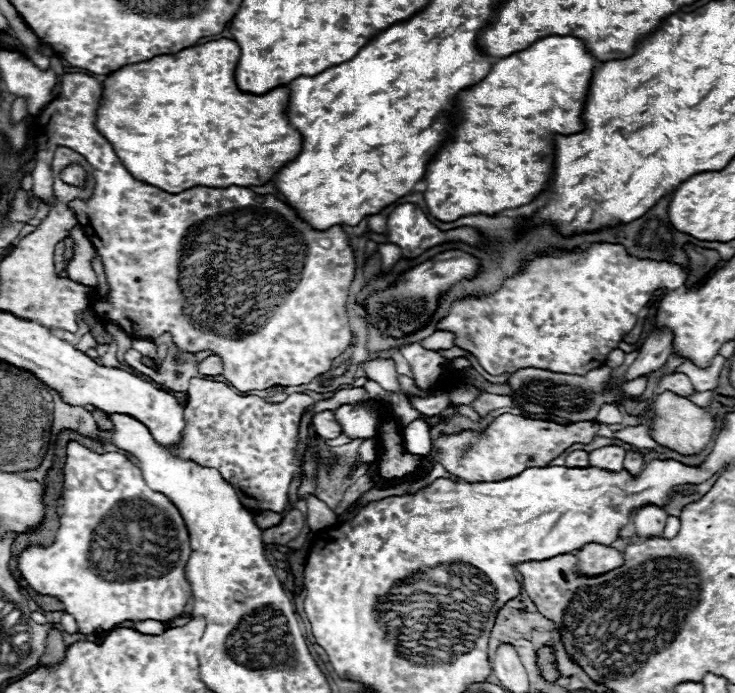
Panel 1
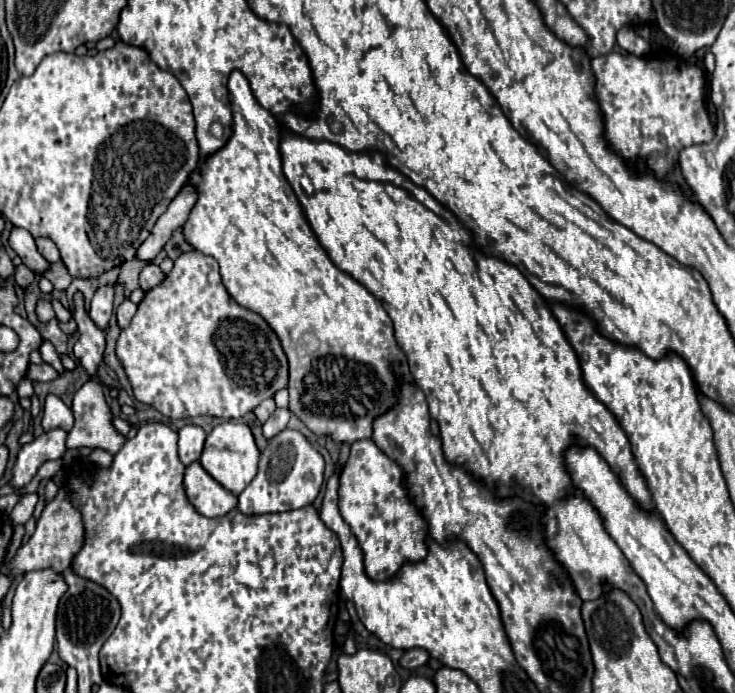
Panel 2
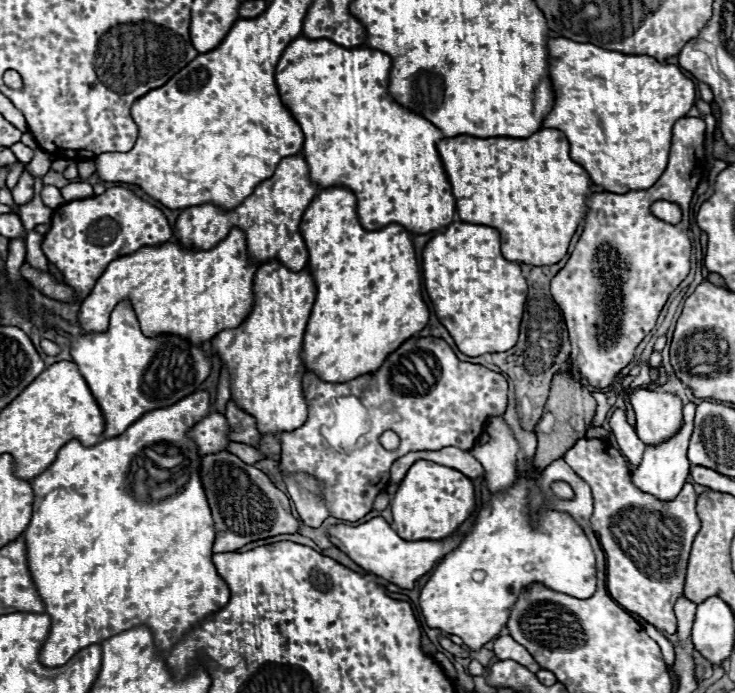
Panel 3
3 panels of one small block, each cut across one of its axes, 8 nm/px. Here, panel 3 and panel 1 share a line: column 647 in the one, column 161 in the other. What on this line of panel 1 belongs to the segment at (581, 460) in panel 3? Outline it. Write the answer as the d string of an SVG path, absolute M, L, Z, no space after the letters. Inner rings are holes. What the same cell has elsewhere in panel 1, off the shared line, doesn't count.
M74 440L68 442L66 446L66 464L64 464L64 490L62 490L62 500L64 500L64 512L60 516L60 526L56 530L56 538L50 546L42 546L42 544L28 544L22 554L18 556L18 568L24 576L24 580L40 594L50 594L50 596L56 596L60 602L64 602L64 610L70 612L76 622L78 622L78 628L84 632L84 634L92 634L92 632L98 632L98 630L112 630L116 628L120 622L126 622L126 620L160 620L160 622L166 622L178 614L184 612L190 596L192 596L192 588L186 580L186 562L192 554L190 550L190 536L188 536L188 530L186 530L186 524L184 524L184 518L180 516L178 508L160 492L152 492L152 488L148 488L148 484L144 482L142 478L142 472L140 468L130 460L130 456L126 452L106 452L106 454L98 454Z

